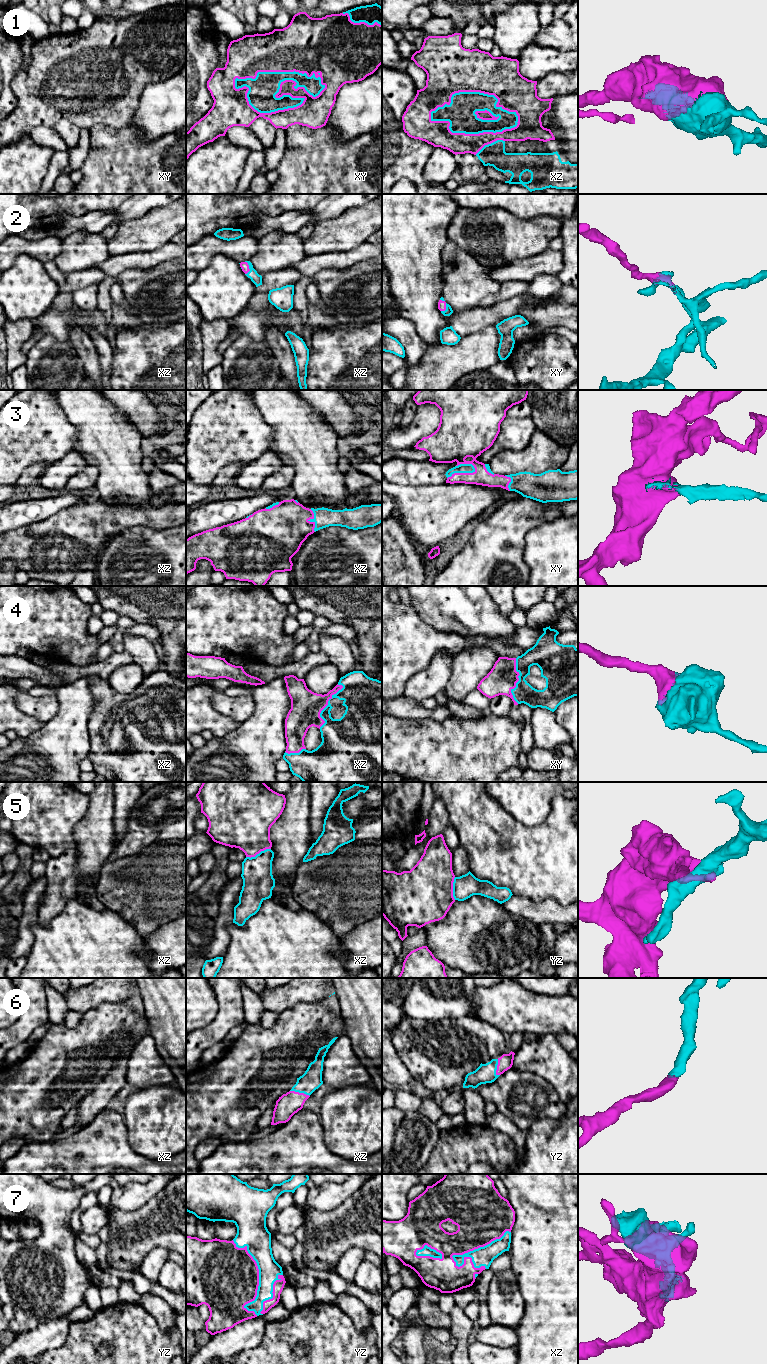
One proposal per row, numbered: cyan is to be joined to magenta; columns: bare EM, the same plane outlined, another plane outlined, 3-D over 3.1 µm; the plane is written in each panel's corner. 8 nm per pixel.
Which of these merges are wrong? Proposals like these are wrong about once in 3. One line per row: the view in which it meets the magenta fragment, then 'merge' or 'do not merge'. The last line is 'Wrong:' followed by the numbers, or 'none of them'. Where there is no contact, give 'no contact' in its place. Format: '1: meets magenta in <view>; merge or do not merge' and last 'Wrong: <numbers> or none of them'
1: meets magenta in xy; merge
2: meets magenta in xz; merge
3: meets magenta in xy; merge
4: meets magenta in xz; merge
5: meets magenta in xz; do not merge
6: meets magenta in xz; merge
7: meets magenta in xz; merge
Wrong: 5

